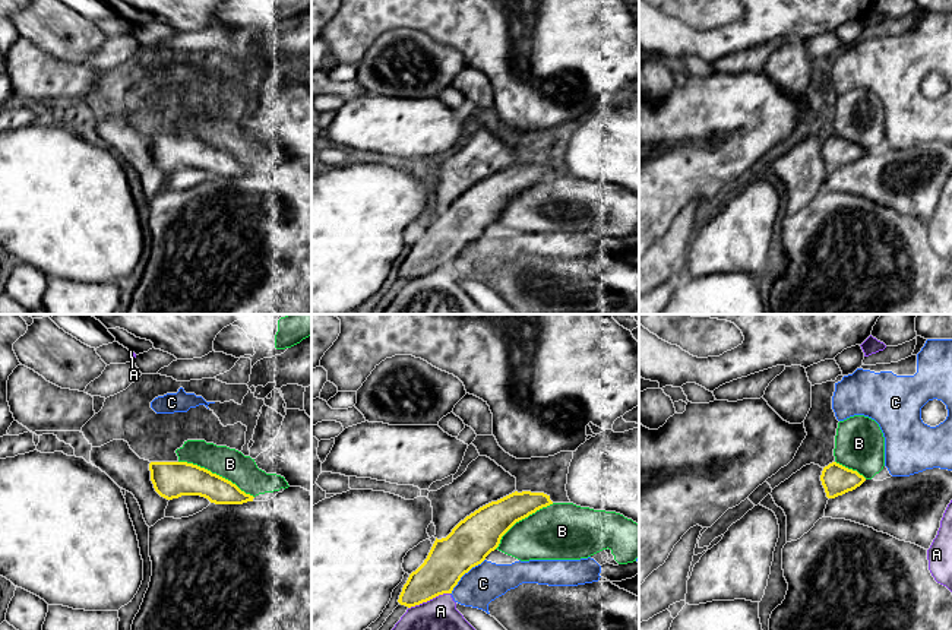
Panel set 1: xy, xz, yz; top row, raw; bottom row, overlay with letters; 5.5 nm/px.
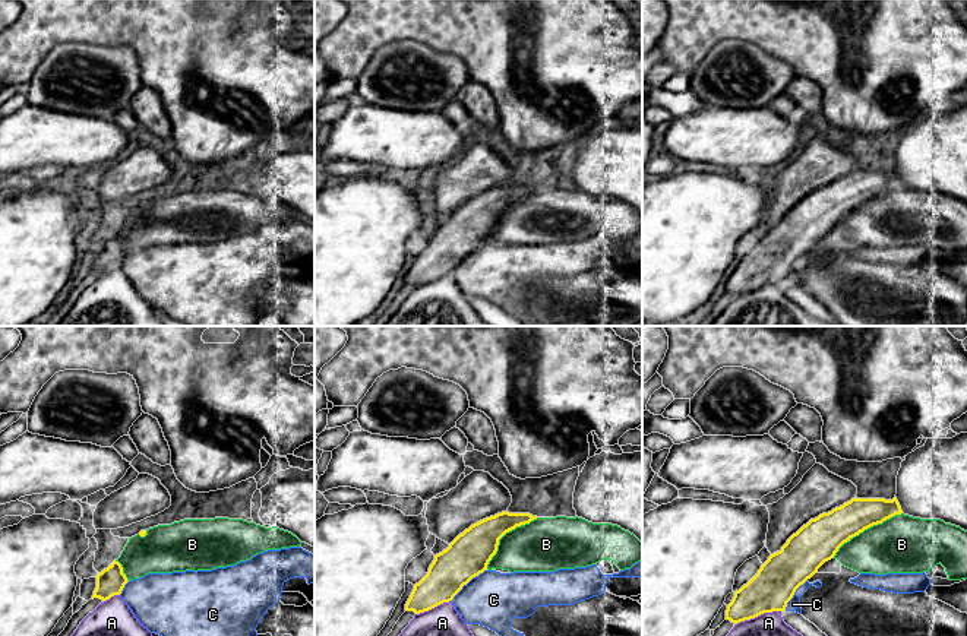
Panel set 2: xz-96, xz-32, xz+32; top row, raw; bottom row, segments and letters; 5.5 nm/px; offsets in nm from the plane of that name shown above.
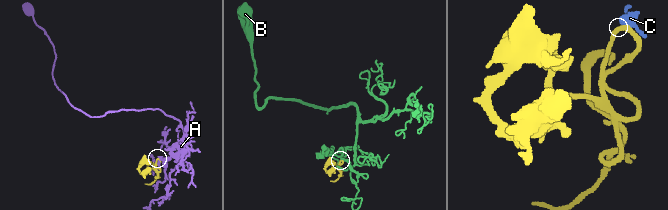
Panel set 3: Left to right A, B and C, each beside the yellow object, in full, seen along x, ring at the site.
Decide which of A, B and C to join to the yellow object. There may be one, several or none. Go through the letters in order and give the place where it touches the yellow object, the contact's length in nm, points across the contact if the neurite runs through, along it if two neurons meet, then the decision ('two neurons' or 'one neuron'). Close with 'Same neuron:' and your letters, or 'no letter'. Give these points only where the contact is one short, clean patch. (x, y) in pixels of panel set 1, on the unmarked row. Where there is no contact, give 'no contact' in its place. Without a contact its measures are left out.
A: xz (429, 272) | 240 nm | two neurons
B: xy (215, 146) | 460 nm | one neuron
C: xz (464, 246) | 280 nm | along xz (484, 231), (461, 250), (451, 266) | two neurons
Same neuron: B

